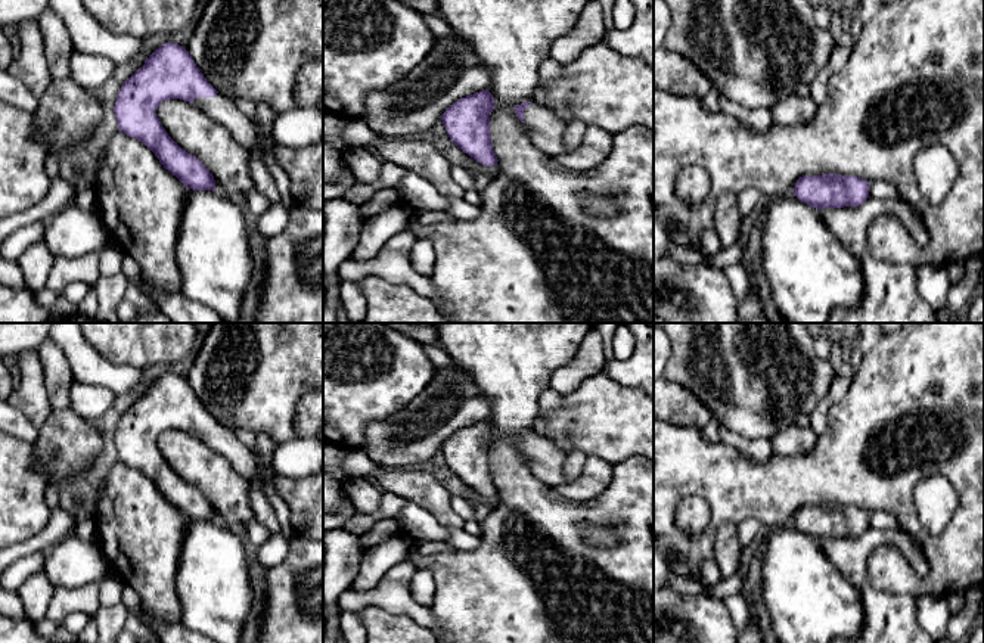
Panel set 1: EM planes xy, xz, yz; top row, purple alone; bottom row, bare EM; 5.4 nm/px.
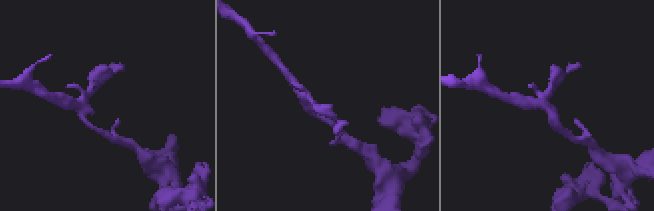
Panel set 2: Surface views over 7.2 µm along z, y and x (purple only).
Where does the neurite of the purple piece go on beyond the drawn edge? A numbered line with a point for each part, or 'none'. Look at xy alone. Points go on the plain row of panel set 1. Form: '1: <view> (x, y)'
1: xy (222, 440)

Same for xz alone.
1: xz (545, 459)

